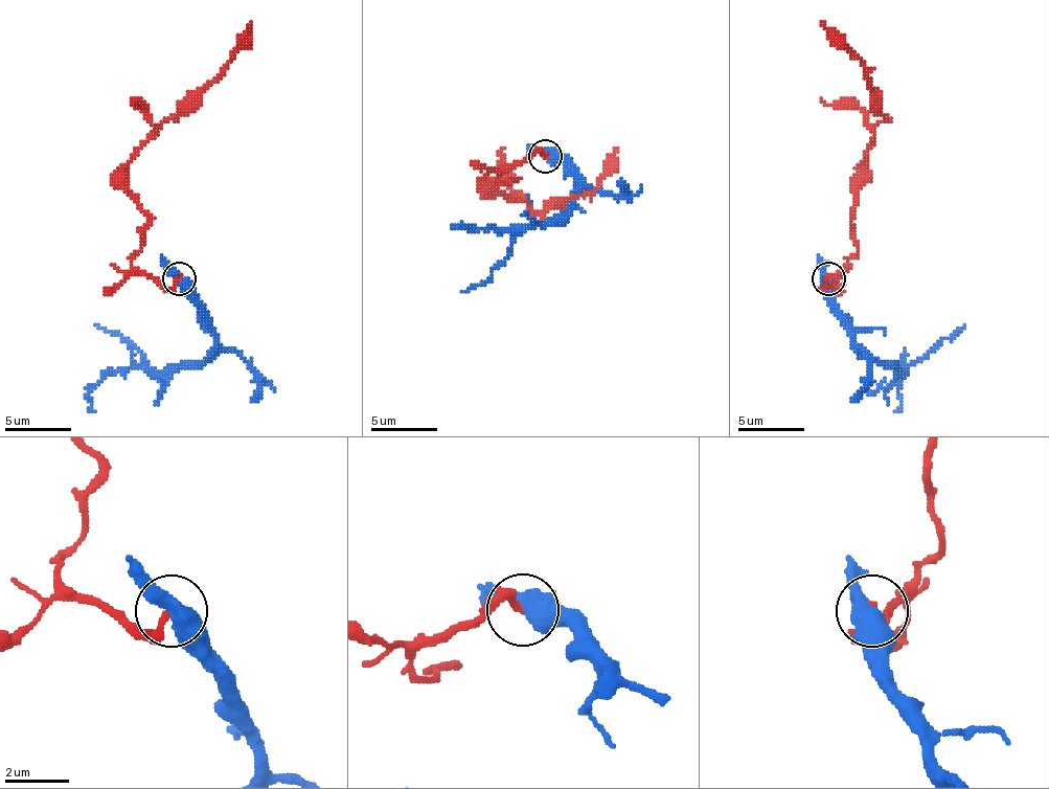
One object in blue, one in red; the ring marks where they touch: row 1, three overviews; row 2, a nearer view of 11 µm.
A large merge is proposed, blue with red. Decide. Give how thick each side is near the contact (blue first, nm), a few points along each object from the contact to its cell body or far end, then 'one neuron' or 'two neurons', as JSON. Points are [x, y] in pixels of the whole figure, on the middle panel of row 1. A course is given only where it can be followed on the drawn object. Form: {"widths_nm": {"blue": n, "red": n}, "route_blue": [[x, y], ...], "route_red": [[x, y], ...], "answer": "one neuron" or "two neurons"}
{"widths_nm": {"blue": 500, "red": 240}, "route_blue": [[544, 155], [557, 155], [580, 178], [580, 188], [568, 205], [521, 228], [511, 251], [484, 282], [461, 291]], "route_red": [[544, 155], [528, 155], [498, 175], [507, 185], [515, 178], [492, 185], [544, 211], [588, 195], [617, 149]], "answer": "two neurons"}

